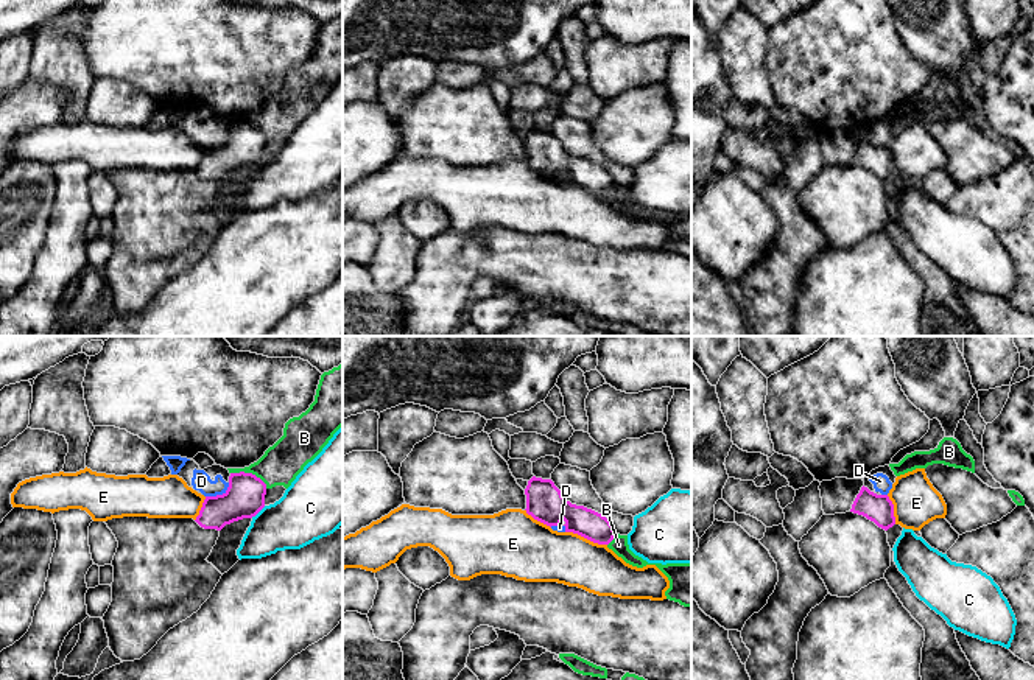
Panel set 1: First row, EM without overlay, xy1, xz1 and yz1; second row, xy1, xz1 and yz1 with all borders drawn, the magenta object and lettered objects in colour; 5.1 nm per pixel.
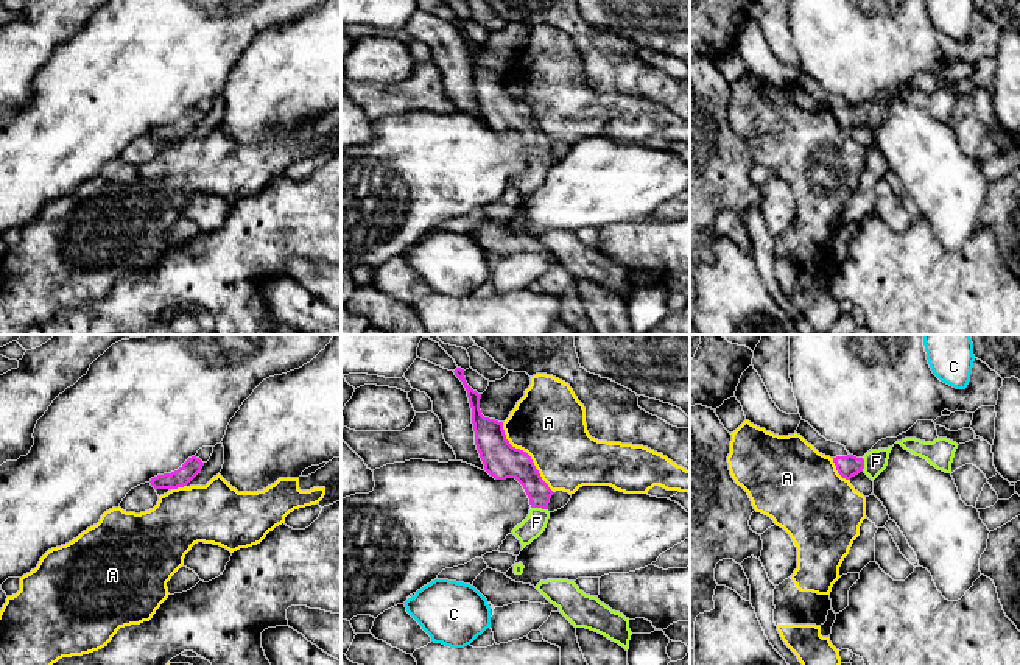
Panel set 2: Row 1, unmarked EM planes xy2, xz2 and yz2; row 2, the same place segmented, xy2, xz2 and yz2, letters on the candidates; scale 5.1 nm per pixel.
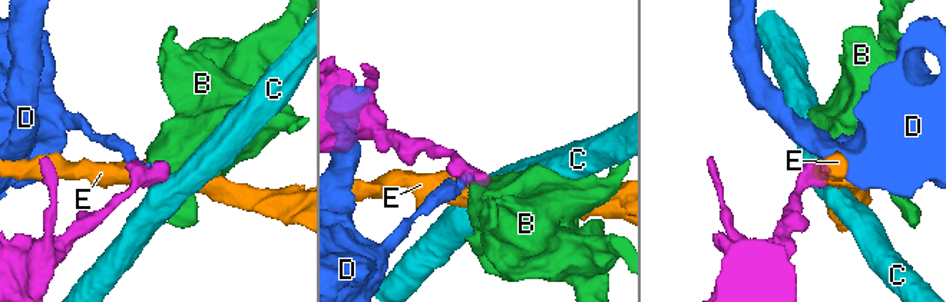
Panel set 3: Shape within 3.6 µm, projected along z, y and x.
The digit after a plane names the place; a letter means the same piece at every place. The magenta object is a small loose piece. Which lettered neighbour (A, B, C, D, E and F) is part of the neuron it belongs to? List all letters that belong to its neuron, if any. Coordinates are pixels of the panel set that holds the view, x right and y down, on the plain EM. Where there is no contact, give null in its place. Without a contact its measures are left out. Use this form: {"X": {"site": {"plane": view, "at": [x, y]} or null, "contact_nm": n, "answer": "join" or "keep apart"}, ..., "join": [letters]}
{"A": {"site": {"plane": "xz2", "at": [527, 105]}, "contact_nm": 440, "answer": "keep apart"}, "B": {"site": {"plane": "xy1", "at": [249, 125]}, "contact_nm": 200, "answer": "keep apart"}, "C": {"site": {"plane": "xy1", "at": [257, 164]}, "contact_nm": 100, "answer": "keep apart"}, "D": {"site": {"plane": "xy1", "at": [218, 147]}, "contact_nm": 150, "answer": "keep apart"}, "E": {"site": {"plane": "xz1", "at": [586, 189]}, "contact_nm": 220, "answer": "keep apart"}, "F": {"site": {"plane": "xz2", "at": [539, 158]}, "contact_nm": 80, "answer": "join"}, "join": ["F"]}

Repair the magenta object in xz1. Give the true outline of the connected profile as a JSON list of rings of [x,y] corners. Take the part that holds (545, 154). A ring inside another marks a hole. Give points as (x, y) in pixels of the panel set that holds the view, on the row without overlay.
[[[533,128],[525,140],[526,165],[547,177],[565,173],[565,184],[578,185],[593,195],[609,196],[615,182],[601,165],[567,152],[551,131]]]

